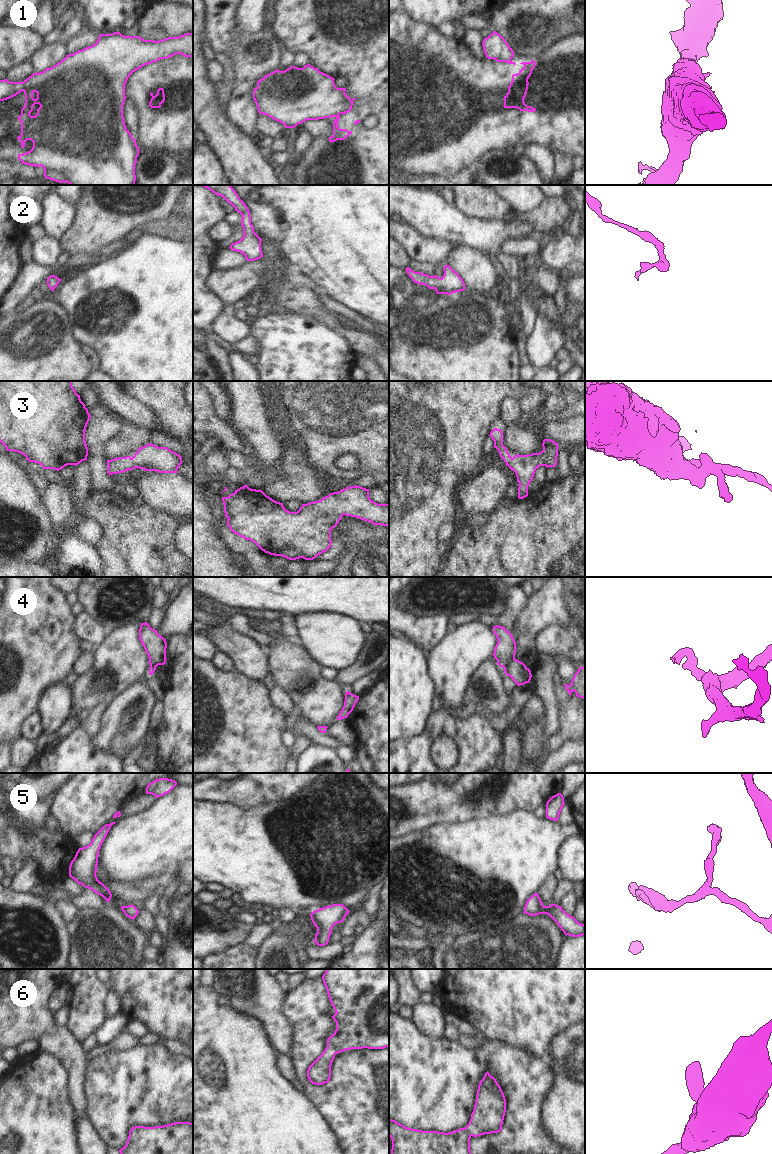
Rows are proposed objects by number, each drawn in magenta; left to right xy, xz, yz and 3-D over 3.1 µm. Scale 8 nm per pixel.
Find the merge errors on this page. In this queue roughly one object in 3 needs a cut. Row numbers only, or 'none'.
1, 4

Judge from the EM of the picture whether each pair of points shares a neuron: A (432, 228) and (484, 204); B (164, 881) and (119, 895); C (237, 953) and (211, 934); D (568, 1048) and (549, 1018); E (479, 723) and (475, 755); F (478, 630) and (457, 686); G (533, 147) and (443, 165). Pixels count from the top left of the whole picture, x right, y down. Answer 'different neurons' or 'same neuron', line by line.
A: different neurons
B: same neuron
C: different neurons
D: different neurons
E: same neuron
F: same neuron
G: different neurons

